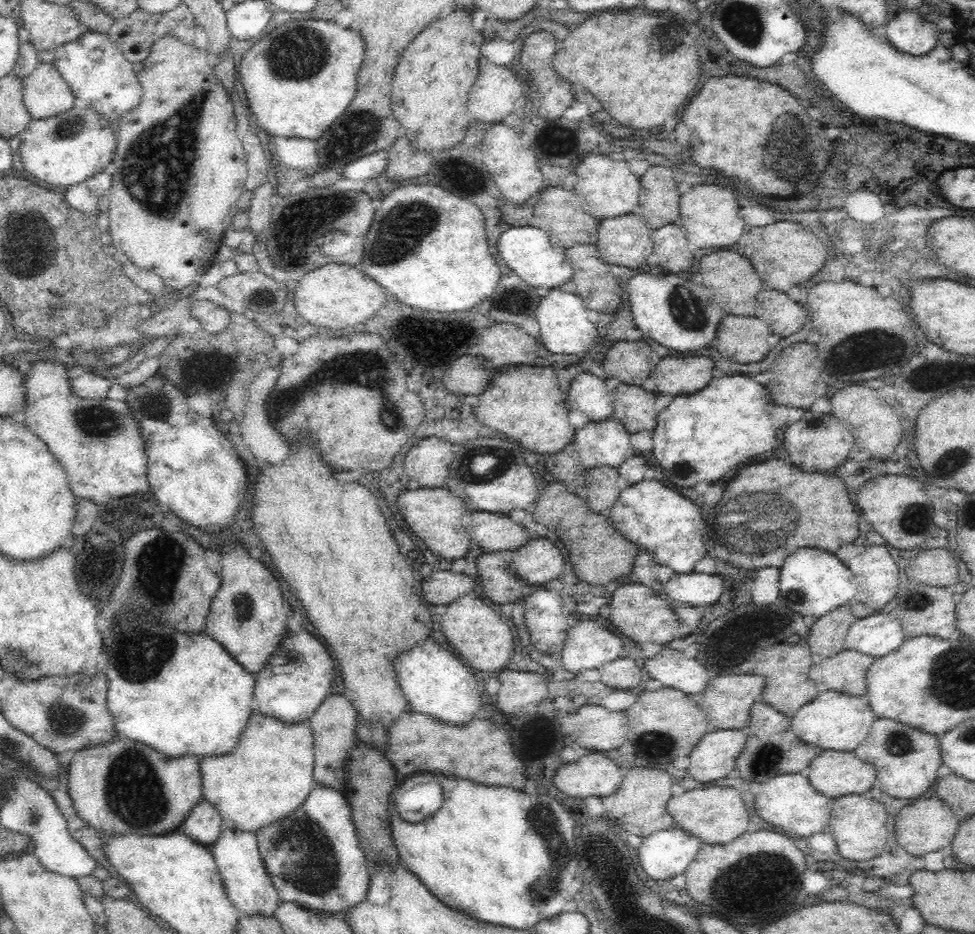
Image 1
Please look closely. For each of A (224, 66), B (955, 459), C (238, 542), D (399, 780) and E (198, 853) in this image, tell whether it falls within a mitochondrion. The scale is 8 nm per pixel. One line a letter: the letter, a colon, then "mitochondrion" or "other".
A: other
B: mitochondrion
C: other
D: other
E: other

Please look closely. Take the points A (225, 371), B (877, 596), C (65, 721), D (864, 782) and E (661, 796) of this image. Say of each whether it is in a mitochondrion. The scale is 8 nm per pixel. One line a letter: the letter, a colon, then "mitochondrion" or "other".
A: mitochondrion
B: other
C: mitochondrion
D: other
E: other

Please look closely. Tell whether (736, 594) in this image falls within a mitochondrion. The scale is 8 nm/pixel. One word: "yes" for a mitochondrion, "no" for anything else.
no

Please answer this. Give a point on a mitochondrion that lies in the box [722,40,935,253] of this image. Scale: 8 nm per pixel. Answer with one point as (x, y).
(788, 156)

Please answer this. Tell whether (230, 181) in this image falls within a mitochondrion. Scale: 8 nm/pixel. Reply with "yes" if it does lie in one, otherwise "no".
no

